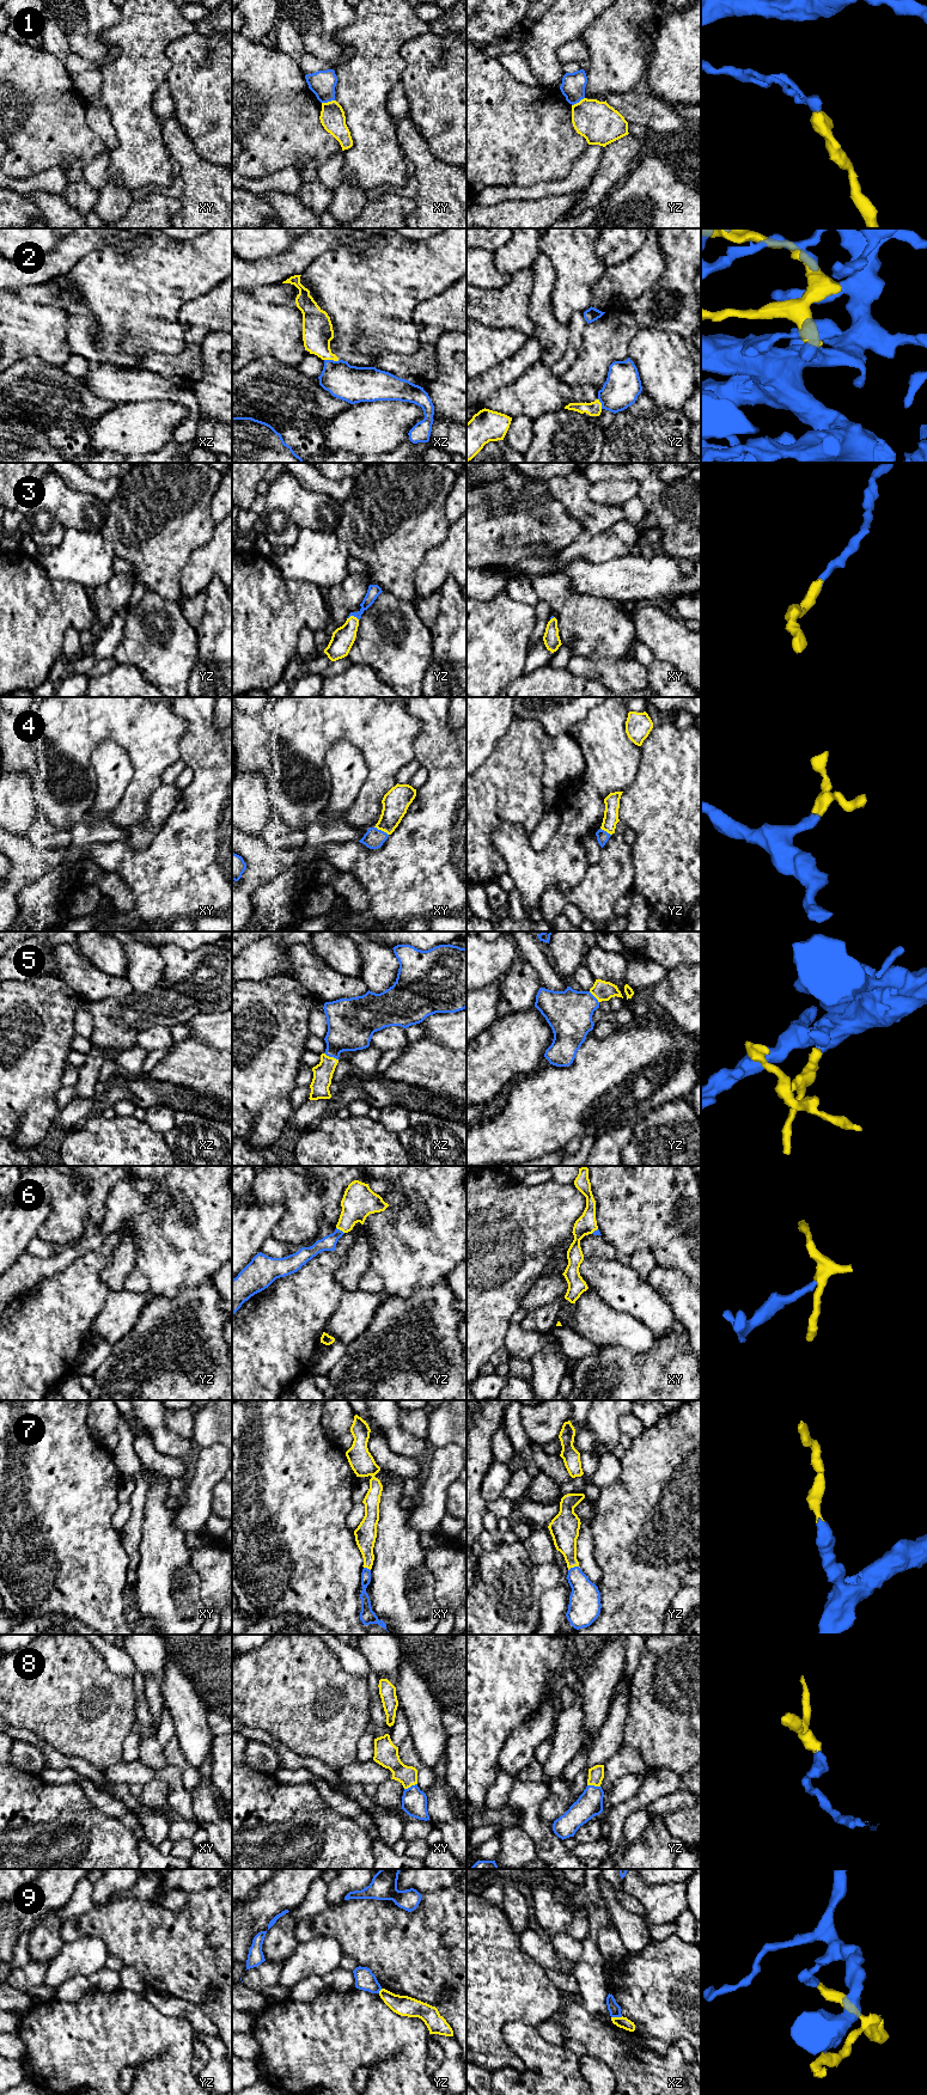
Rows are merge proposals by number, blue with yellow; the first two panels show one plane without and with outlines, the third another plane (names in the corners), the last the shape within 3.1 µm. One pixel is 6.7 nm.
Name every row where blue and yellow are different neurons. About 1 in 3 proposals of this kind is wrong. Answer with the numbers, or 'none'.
1, 9

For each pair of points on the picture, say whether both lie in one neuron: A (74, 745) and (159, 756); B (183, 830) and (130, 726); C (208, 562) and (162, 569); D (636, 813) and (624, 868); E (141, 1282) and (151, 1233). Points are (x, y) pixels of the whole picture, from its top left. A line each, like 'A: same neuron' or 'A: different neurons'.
A: same neuron
B: different neurons
C: different neurons
D: different neurons
E: different neurons

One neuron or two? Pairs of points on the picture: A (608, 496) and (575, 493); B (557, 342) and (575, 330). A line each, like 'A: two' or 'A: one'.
A: two
B: two

